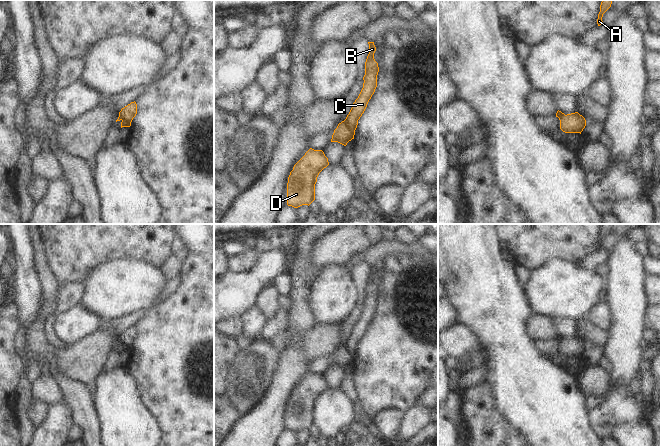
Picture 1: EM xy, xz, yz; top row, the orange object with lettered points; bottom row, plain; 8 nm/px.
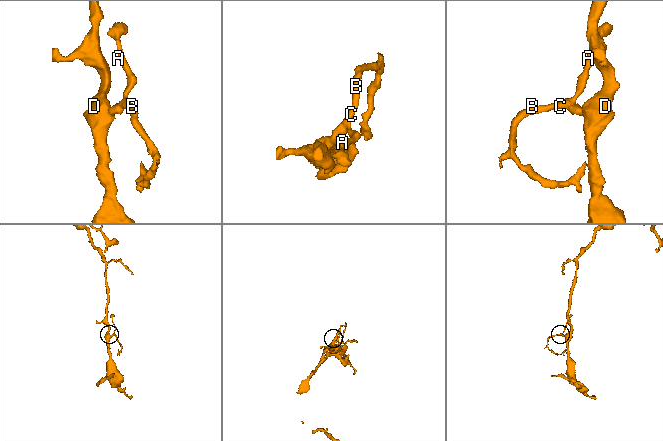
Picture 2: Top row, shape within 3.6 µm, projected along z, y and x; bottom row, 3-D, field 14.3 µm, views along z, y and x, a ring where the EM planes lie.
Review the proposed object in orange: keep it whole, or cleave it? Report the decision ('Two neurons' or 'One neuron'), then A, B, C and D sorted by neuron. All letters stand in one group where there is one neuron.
Two neurons. Groups: A B C / D

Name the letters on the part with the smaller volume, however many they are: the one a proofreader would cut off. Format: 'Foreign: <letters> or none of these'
Foreign: A, B, C

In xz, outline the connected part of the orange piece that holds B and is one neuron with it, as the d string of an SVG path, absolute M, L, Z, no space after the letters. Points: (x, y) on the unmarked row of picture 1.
M368 266L369 268L369 278L365 286L365 299L363 301L364 307L363 312L352 329L352 332L344 344L347 350L355 356L358 344L364 337L369 324L375 316L377 311L377 299L379 296L378 287L374 283L374 277L376 271L374 266Z

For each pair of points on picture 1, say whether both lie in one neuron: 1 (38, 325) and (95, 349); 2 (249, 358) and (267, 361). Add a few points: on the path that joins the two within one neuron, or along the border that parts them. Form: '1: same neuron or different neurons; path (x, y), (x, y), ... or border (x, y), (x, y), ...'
1: same neuron; path (42, 343), (52, 353), (77, 353)
2: same neuron; path (253, 361), (263, 361)

